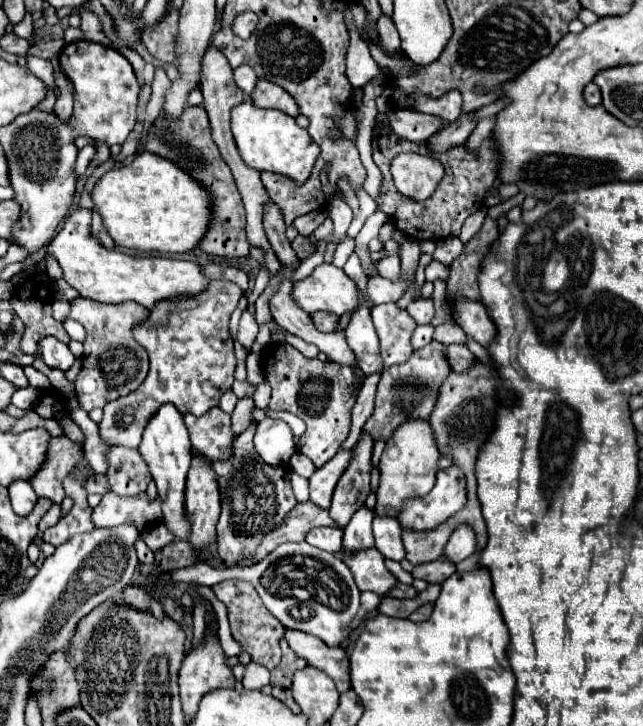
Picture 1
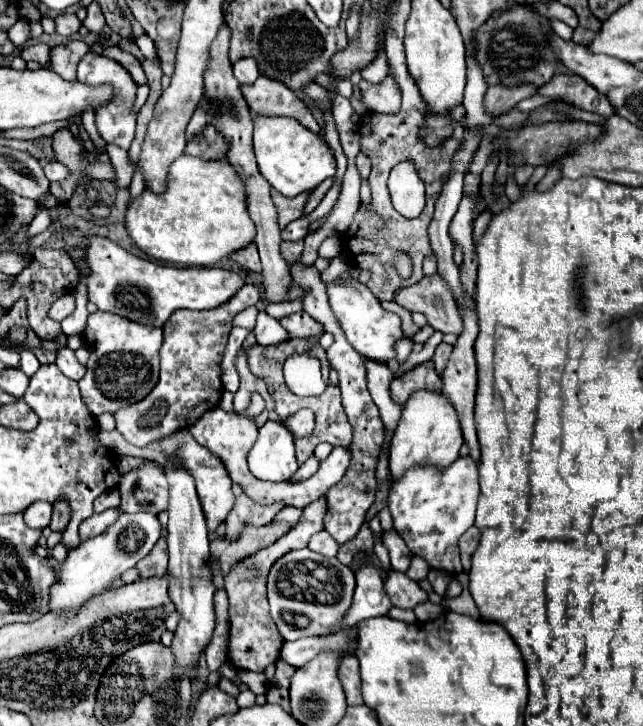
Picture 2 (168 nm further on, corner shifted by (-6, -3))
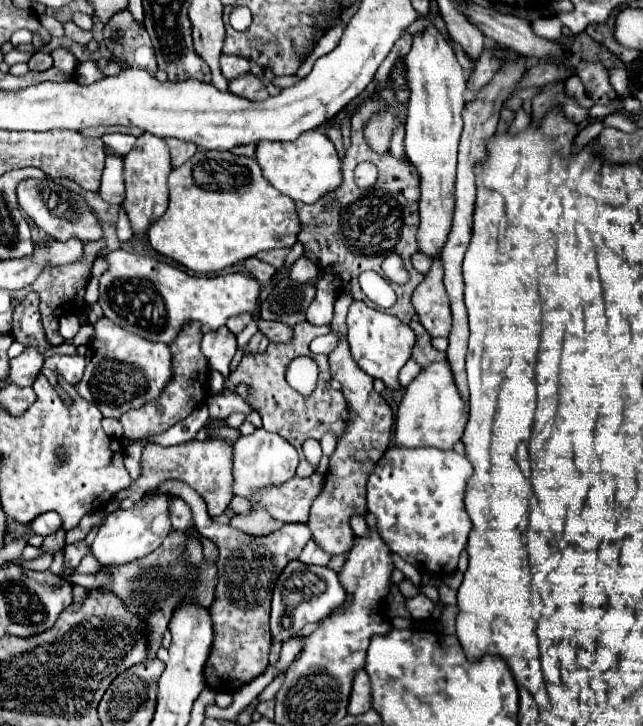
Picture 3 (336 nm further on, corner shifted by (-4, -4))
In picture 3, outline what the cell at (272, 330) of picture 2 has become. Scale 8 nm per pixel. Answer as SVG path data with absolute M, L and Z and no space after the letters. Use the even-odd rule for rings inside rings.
M257 331L253 337L251 337L251 341L247 343L247 347L245 347L245 351L251 351L251 353L261 353L261 351L265 351L265 347L269 345L269 339L261 333L261 331Z

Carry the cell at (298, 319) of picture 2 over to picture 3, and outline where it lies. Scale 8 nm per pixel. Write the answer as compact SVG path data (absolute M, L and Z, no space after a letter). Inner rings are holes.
M259 321L259 329L269 337L269 341L273 343L283 343L289 341L289 337L293 337L293 327L289 325L281 325L279 321Z

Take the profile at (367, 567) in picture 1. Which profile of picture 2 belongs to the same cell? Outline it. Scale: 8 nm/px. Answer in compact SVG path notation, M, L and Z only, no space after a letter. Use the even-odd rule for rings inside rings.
M389 572L389 578L385 580L385 592L389 594L393 606L413 610L417 604L427 600L427 592L421 590L421 586L413 580L409 580L403 572Z

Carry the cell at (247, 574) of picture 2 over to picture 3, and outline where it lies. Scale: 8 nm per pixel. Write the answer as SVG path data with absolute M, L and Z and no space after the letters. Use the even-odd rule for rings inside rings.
M167 479L161 483L161 489L173 495L179 495L193 513L193 523L203 537L209 537L219 547L219 583L215 601L209 607L213 619L213 647L211 655L205 663L205 679L209 687L217 691L235 691L241 685L253 681L267 669L267 657L271 649L271 633L269 633L269 609L271 609L271 591L283 567L297 559L303 551L305 543L311 539L307 523L287 523L277 533L265 537L245 535L231 525L221 525L207 515L205 501L199 493L195 493L189 485Z

